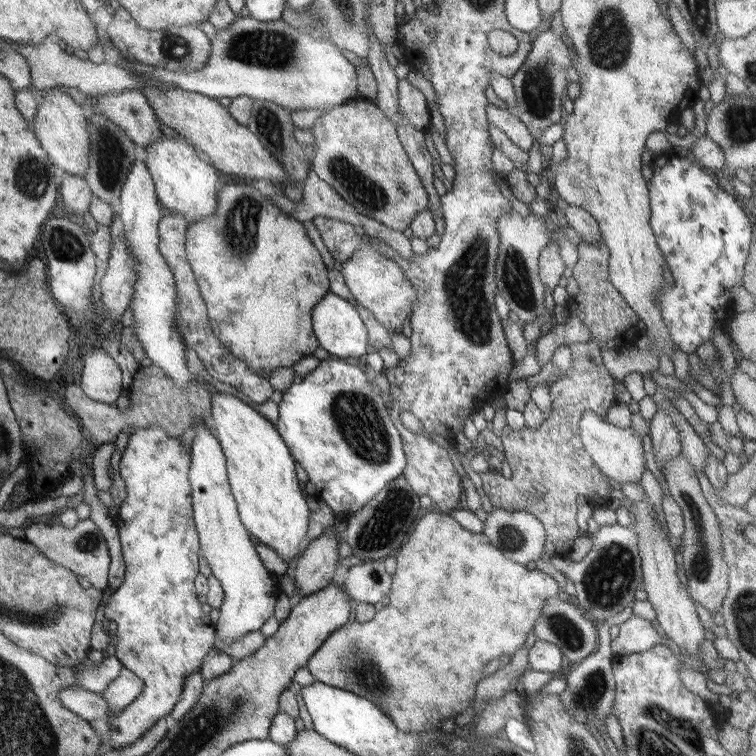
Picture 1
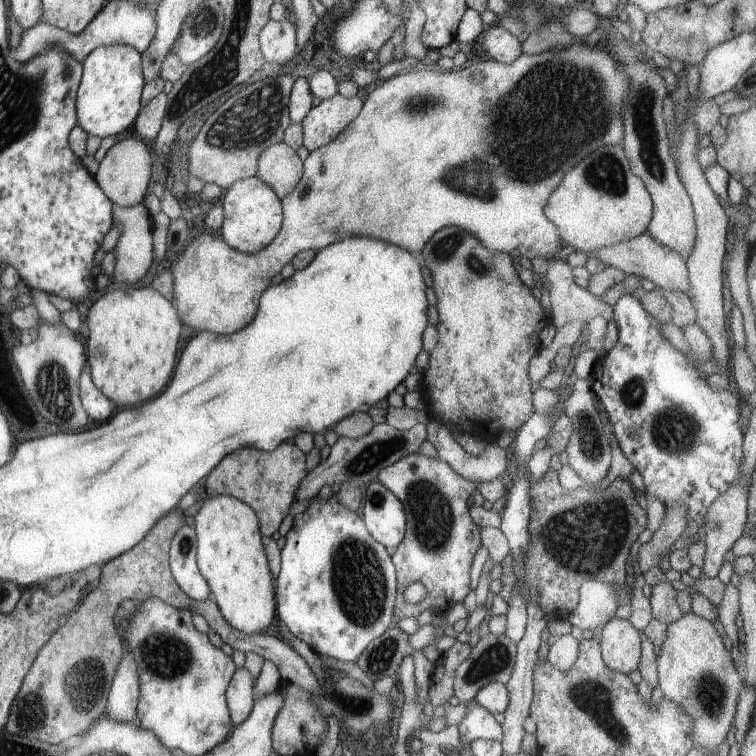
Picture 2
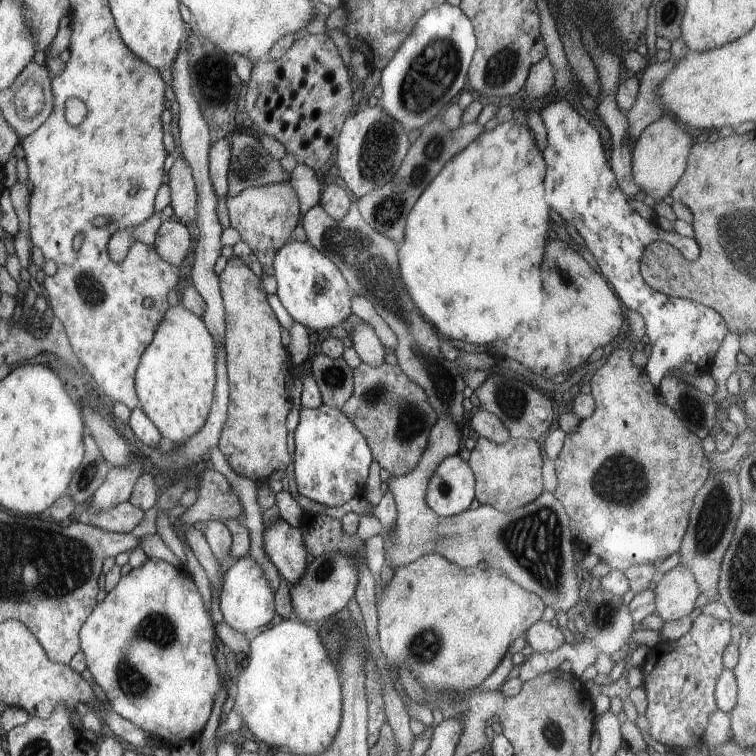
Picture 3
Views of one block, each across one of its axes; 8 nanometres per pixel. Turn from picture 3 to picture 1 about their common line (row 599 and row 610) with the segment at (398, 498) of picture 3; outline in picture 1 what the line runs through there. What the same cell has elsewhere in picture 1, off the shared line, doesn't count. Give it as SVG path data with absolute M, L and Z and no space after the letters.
M549 597L545 600L543 607L541 607L539 618L535 620L532 632L537 640L553 642L572 665L581 661L581 659L595 650L595 640L598 637L593 620L590 620L586 614L582 614L580 609L573 605L573 599L561 601L556 597Z

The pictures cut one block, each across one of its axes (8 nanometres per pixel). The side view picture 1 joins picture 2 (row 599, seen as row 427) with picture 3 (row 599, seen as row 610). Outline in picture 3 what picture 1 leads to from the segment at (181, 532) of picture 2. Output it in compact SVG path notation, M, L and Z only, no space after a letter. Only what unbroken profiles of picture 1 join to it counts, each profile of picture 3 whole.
M248 555L239 557L224 572L218 605L226 624L243 634L267 624L276 613L273 592L267 586L261 568Z

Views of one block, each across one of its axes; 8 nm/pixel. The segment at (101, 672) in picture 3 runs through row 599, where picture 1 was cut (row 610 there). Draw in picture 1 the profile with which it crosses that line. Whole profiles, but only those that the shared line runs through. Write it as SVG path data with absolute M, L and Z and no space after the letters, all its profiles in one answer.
M153 425L133 431L120 454L118 472L127 493L118 508L114 523L121 545L124 579L119 588L108 596L103 606L103 616L112 635L115 658L122 664L122 668L143 682L143 689L123 711L110 716L109 746L106 750L120 750L121 747L130 746L155 721L168 716L179 701L185 678L199 671L203 657L214 648L214 626L209 615L201 610L194 588L200 549L189 498L191 492L187 474L190 464L190 448L184 448L177 437L171 438L165 430Z

